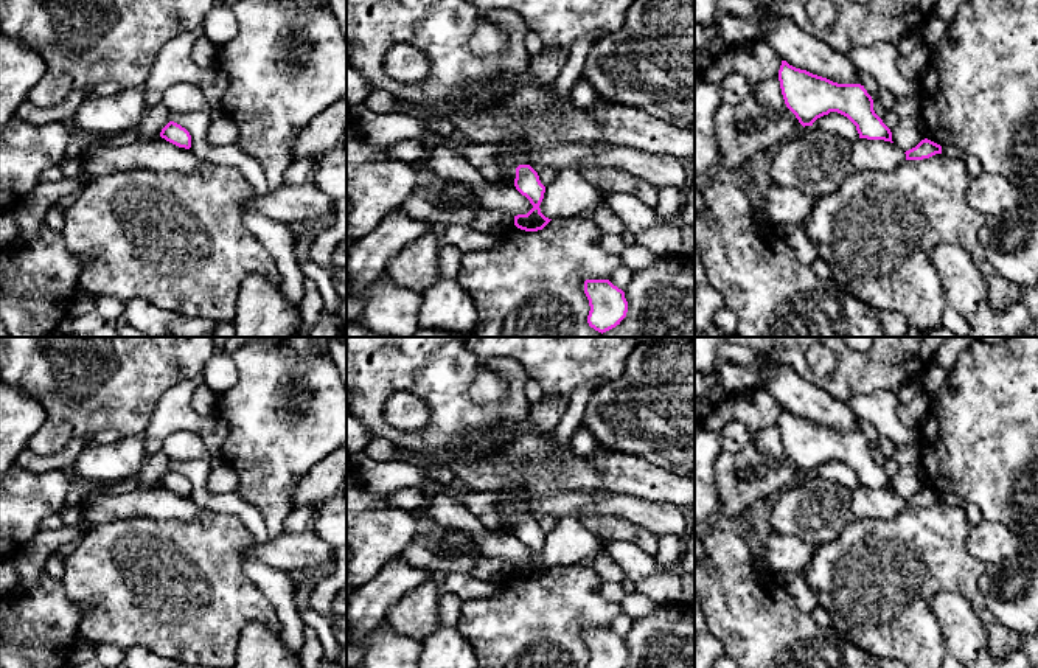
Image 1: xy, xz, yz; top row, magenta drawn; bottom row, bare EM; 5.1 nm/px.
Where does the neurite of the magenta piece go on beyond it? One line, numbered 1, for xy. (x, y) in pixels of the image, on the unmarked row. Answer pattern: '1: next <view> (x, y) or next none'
1: next none

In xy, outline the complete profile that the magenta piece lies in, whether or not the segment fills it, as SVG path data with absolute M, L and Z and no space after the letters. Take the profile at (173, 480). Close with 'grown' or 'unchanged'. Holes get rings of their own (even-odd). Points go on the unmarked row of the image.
M169 469L162 477L160 485L165 486L166 489L169 489L169 491L179 494L179 496L185 496L185 497L191 496L190 480L174 469Z | unchanged

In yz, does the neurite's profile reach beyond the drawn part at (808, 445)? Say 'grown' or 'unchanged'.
unchanged

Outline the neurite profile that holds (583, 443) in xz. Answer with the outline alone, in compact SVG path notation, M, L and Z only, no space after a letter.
M580 426L570 438L570 447L578 457L592 460L601 444L584 426Z

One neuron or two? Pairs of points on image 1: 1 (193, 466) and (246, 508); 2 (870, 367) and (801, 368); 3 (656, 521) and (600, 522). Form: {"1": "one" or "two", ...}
{"1": "one", "2": "one", "3": "two"}

